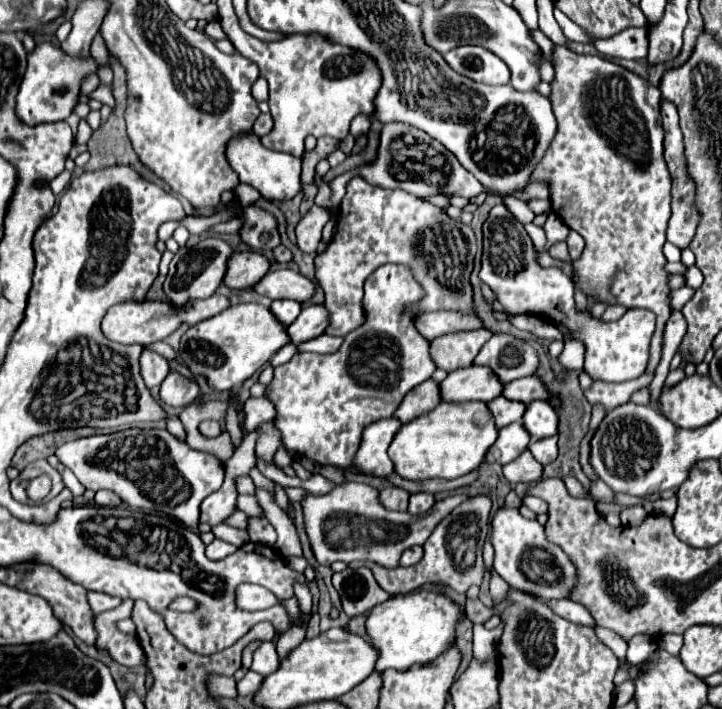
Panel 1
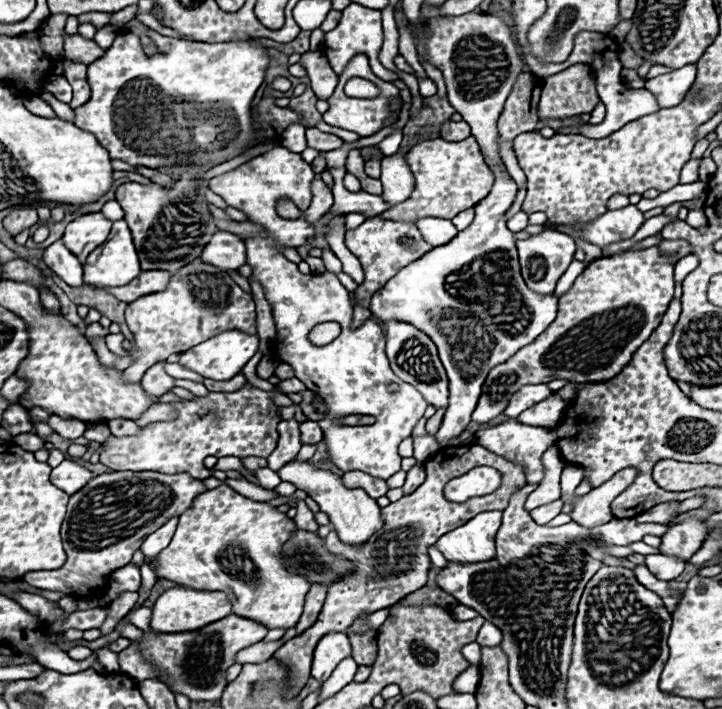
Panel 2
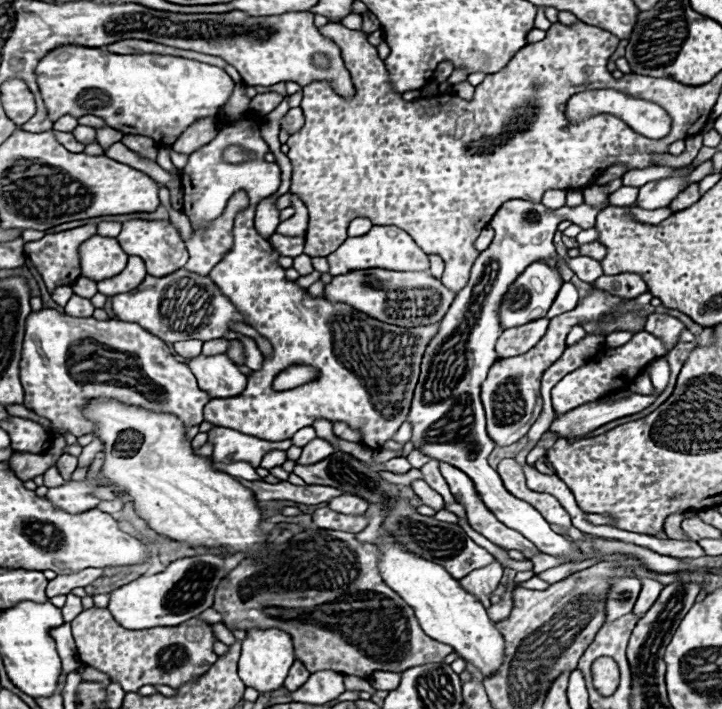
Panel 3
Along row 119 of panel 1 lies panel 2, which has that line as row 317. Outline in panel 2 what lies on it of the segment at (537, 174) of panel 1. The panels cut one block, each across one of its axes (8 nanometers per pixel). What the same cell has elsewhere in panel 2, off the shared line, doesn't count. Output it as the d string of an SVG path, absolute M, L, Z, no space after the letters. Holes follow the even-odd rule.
M658 246L590 262L572 290L560 298L556 320L534 342L490 370L472 420L486 424L500 416L514 392L526 384L548 384L554 378L594 382L616 376L660 324L672 296L674 262L658 256Z

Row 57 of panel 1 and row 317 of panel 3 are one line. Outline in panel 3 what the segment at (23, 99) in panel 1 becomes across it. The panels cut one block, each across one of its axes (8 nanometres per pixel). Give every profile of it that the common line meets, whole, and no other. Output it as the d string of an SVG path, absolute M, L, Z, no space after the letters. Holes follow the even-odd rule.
M42 308L26 320L26 336L20 362L20 378L26 390L24 406L48 418L60 434L94 434L94 424L82 416L82 404L92 398L116 398L152 412L176 414L186 426L202 422L202 410L210 396L196 384L194 374L178 362L170 346L134 322L70 318L58 310Z

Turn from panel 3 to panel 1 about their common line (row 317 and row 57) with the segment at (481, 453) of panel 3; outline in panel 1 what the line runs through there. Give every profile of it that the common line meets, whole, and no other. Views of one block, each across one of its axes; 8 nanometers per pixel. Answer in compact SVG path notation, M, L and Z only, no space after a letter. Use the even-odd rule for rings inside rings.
M458 46L444 54L444 60L462 76L482 84L508 84L508 66L482 46Z

